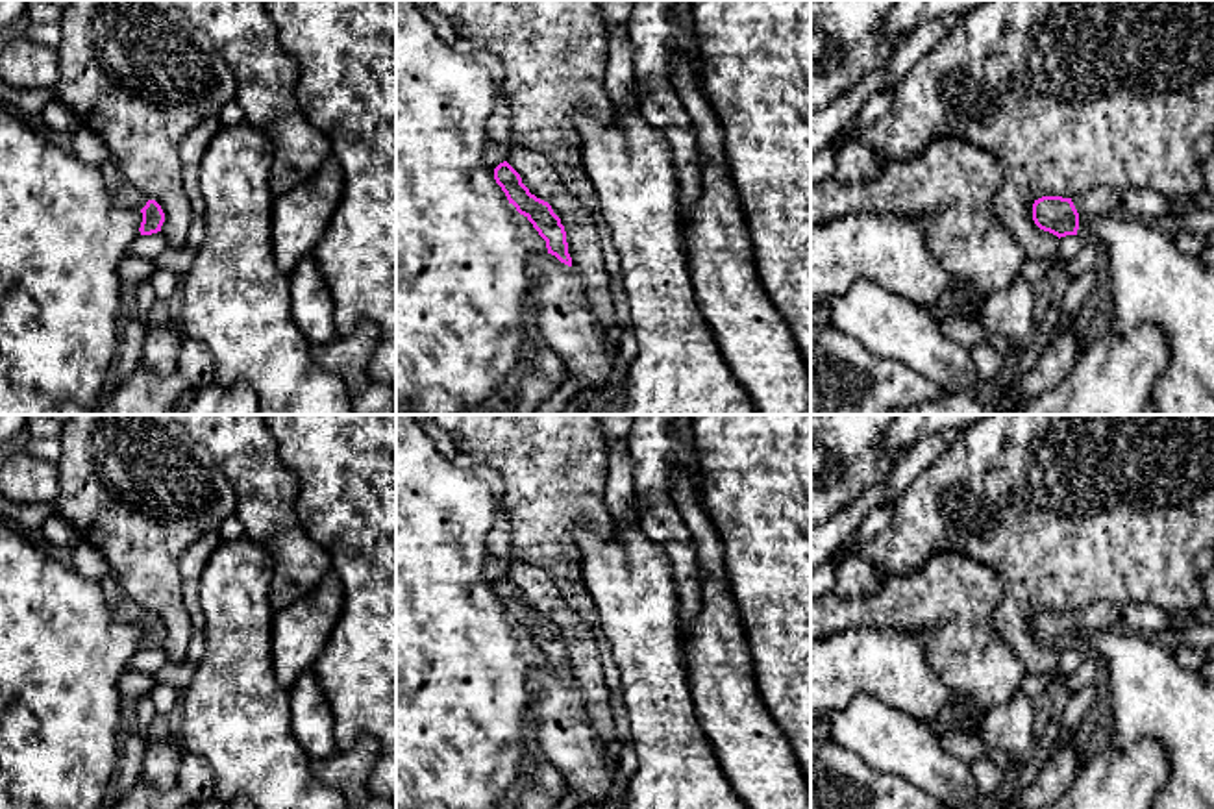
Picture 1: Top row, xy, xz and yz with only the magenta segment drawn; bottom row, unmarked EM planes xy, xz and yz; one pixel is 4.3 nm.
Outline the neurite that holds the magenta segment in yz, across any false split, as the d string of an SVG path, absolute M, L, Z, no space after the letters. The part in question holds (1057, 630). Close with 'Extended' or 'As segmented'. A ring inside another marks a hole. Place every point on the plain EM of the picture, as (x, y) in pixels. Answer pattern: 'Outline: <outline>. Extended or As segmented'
Outline: M1099 600L1072 613L1042 611L1033 618L1034 639L1053 650L1077 650L1081 631L1121 631L1153 637L1170 629L1171 616L1151 604L1131 602L1123 605Z. Extended

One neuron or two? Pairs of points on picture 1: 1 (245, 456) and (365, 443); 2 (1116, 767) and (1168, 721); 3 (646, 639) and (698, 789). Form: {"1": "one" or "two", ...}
{"1": "two", "2": "two", "3": "one"}

